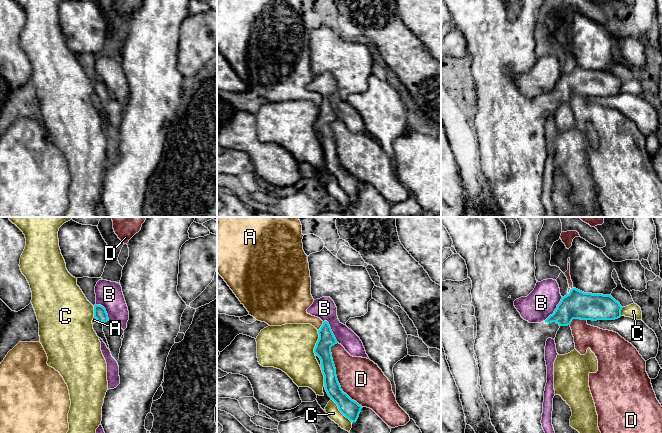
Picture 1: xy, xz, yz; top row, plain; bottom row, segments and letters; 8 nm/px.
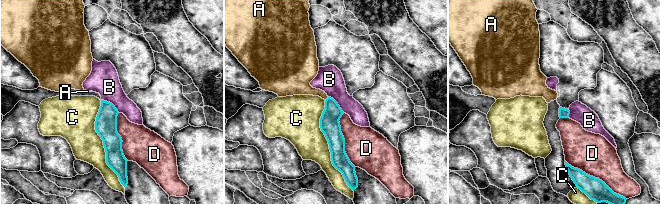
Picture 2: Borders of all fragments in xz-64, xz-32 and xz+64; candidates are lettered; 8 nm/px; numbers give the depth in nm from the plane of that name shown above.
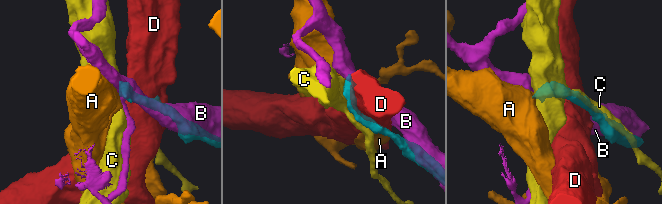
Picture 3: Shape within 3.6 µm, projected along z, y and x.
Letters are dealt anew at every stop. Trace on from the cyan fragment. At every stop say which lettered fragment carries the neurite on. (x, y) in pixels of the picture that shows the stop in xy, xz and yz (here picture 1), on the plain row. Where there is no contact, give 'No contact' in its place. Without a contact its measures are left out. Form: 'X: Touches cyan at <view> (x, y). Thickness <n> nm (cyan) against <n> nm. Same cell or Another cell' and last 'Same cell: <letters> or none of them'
A: Touches cyan at xz (321, 102). Thickness 130 nm (cyan) against 200 nm. Another cell
B: Touches cyan at yz (555, 85). Thickness 220 nm (cyan) against 240 nm. Another cell
C: Touches cyan at xz (340, 187). Thickness 150 nm (cyan) against 100 nm. Another cell
D: Touches cyan at xz (336, 152). Thickness 140 nm (cyan) against 340 nm. Another cell
Same cell: none of them

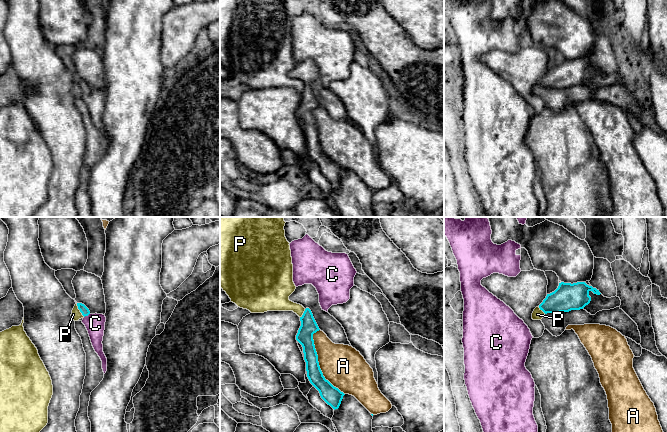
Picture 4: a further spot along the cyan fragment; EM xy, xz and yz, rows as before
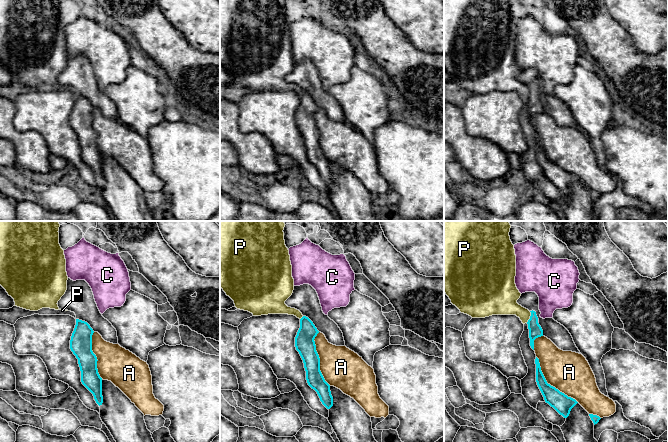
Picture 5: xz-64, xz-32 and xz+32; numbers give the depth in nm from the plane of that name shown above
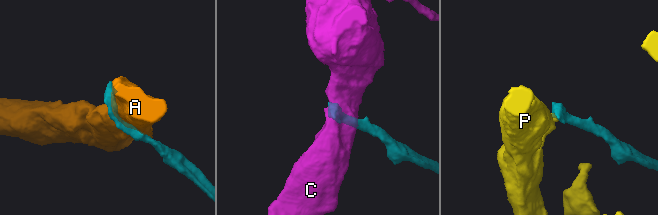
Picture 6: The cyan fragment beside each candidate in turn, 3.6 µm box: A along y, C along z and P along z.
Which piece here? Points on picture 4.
A: Touches cyan at xz (318, 139). Thickness 140 nm (cyan) against 340 nm. Another cell
C: Touches cyan at xy (86, 91). Thickness 70 nm (cyan) against 160 nm. Same cell
P: Touches cyan at xy (79, 85). Thickness 70 nm (cyan) against 80 nm. Another cell
Same cell: C

